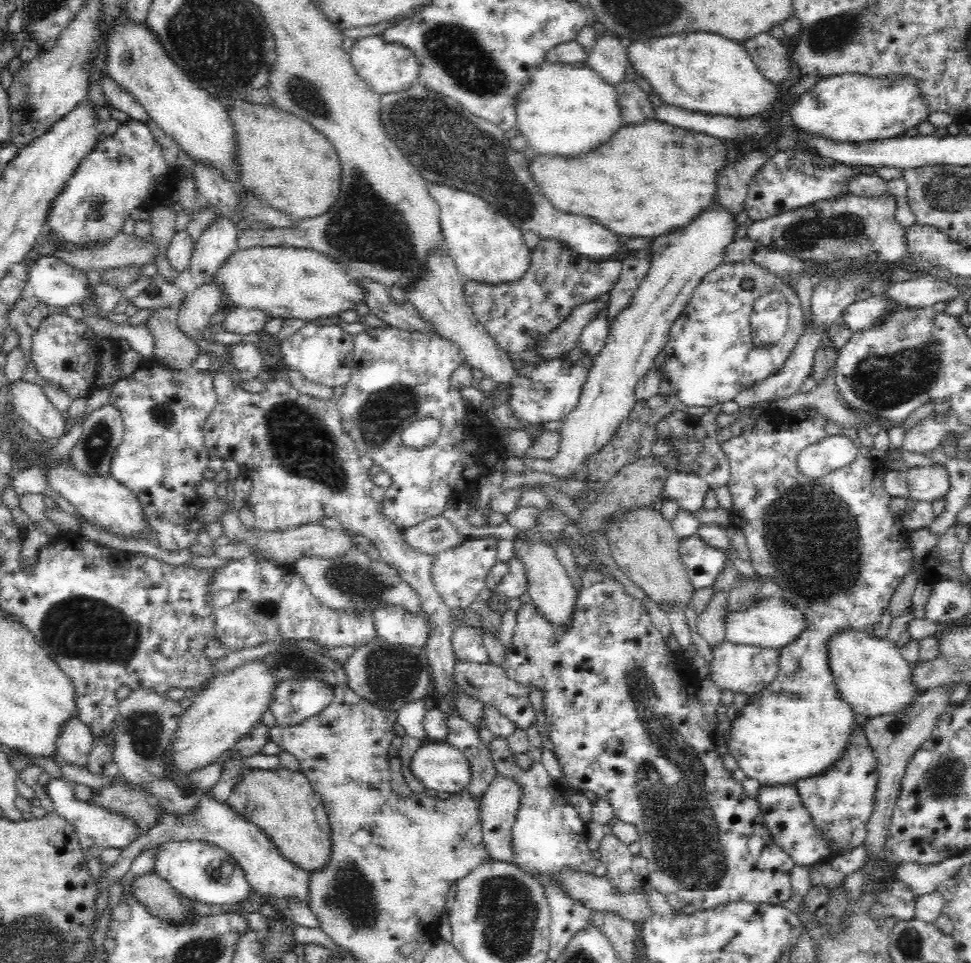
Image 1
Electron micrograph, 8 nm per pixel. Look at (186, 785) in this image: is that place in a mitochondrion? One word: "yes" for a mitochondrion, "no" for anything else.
yes

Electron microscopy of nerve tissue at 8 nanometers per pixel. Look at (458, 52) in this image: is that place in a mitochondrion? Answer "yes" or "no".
yes

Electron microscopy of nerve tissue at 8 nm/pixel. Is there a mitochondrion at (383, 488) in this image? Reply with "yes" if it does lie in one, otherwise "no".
no

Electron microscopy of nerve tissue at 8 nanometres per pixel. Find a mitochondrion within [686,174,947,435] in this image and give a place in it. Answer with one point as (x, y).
(880, 381)

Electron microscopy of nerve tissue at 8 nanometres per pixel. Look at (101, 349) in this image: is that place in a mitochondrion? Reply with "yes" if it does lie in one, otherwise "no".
no

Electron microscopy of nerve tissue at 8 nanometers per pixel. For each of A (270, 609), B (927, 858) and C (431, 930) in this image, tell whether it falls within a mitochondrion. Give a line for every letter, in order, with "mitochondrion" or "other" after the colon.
A: mitochondrion
B: other
C: other

